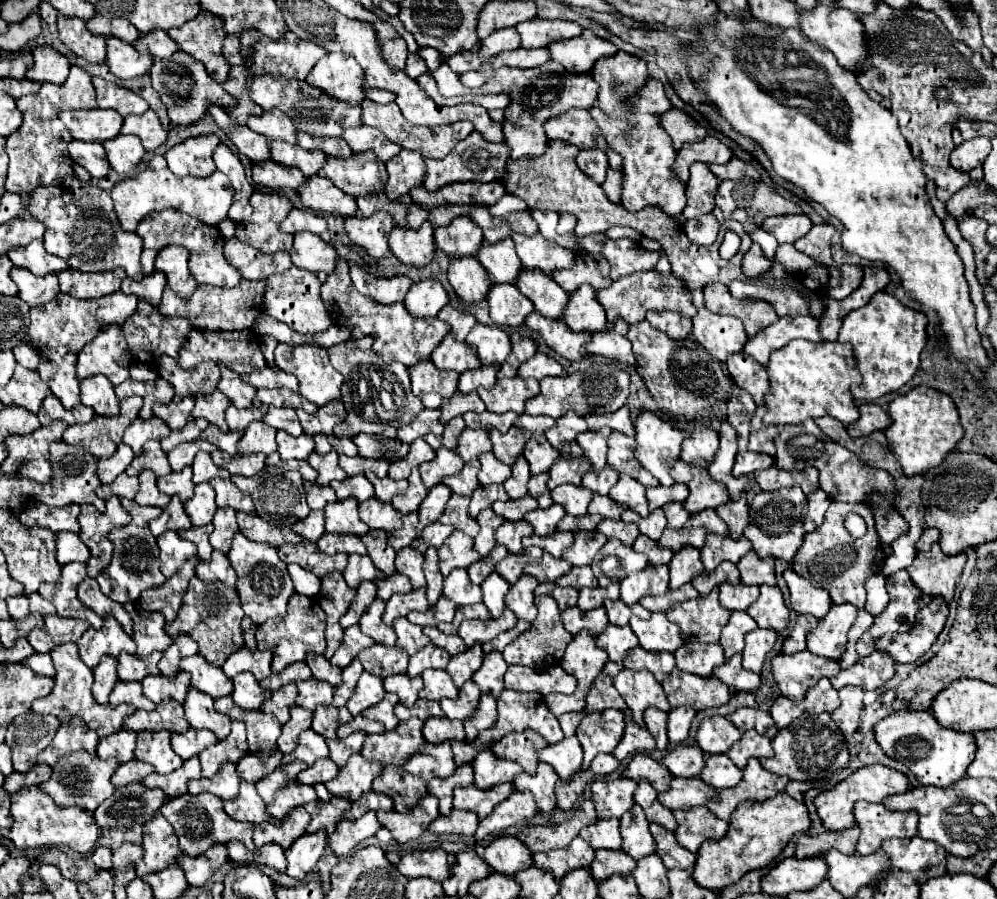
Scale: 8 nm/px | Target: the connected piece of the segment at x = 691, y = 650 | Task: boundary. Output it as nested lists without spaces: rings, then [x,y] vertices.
[[[683,643],[675,651],[677,669],[699,675],[703,679],[709,679],[713,675],[713,669],[725,663],[721,645],[705,645],[705,643]]]

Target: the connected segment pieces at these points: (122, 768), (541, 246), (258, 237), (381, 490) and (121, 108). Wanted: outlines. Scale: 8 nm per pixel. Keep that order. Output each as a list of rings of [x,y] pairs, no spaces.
[[[133,759],[129,763],[119,765],[119,769],[111,777],[111,783],[113,783],[113,787],[125,787],[129,783],[143,781],[143,777],[149,773],[153,773],[153,767],[149,767],[149,763],[141,763],[137,759]]]
[[[541,233],[527,237],[527,235],[511,235],[517,247],[517,255],[525,269],[539,269],[545,275],[553,275],[557,269],[569,269],[575,263],[575,253],[563,249],[547,239]]]
[[[253,193],[251,195],[253,215],[237,223],[235,237],[263,253],[289,251],[293,245],[293,235],[279,231],[279,223],[293,209],[291,201],[277,193]]]
[[[365,471],[365,477],[373,483],[373,487],[375,487],[375,497],[377,499],[381,499],[381,501],[391,501],[393,499],[393,495],[397,495],[399,493],[399,489],[397,489],[397,483],[393,481],[393,479],[389,479],[389,477],[385,477],[385,479],[379,479],[377,475],[373,475],[373,471]]]
[[[93,77],[93,85],[97,91],[97,105],[99,109],[115,109],[123,117],[131,113],[145,113],[149,109],[147,101],[141,99],[131,89],[125,89],[115,83],[107,83],[101,77]]]

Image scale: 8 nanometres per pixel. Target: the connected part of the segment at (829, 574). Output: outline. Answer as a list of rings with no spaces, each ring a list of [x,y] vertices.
[[[865,503],[851,505],[851,513],[859,513],[867,523],[867,533],[859,539],[851,537],[845,521],[823,521],[821,527],[817,527],[813,533],[805,535],[803,545],[799,547],[795,559],[793,559],[793,571],[797,575],[809,579],[811,585],[825,589],[831,595],[833,603],[853,603],[855,607],[863,609],[865,605],[865,579],[879,573],[883,569],[885,553],[879,541],[879,535],[875,531],[875,517],[871,507]]]

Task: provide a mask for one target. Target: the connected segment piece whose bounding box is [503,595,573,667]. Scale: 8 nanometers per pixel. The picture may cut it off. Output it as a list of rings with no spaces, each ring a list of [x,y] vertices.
[[[541,595],[541,597],[535,597],[535,605],[537,605],[537,619],[531,623],[531,627],[521,635],[517,637],[511,645],[505,647],[503,651],[503,659],[509,663],[509,665],[527,665],[527,667],[551,667],[553,663],[559,663],[563,653],[565,653],[565,647],[571,643],[571,635],[565,631],[561,619],[559,619],[559,609],[557,609],[557,603],[553,597],[549,595]]]

